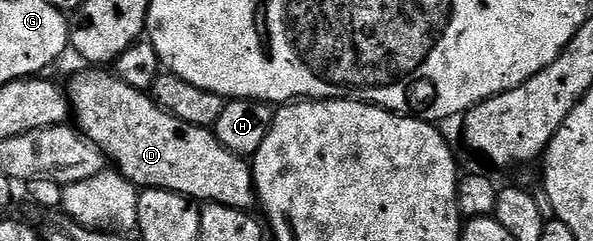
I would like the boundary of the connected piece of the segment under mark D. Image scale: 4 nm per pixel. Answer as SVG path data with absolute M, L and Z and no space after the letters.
M86 67L70 81L68 104L73 124L79 133L96 143L107 162L116 164L117 172L142 189L167 189L190 198L195 203L215 201L228 207L253 210L256 205L254 170L243 158L228 151L208 129L184 123L154 102L149 92L128 87L113 72L102 67Z

